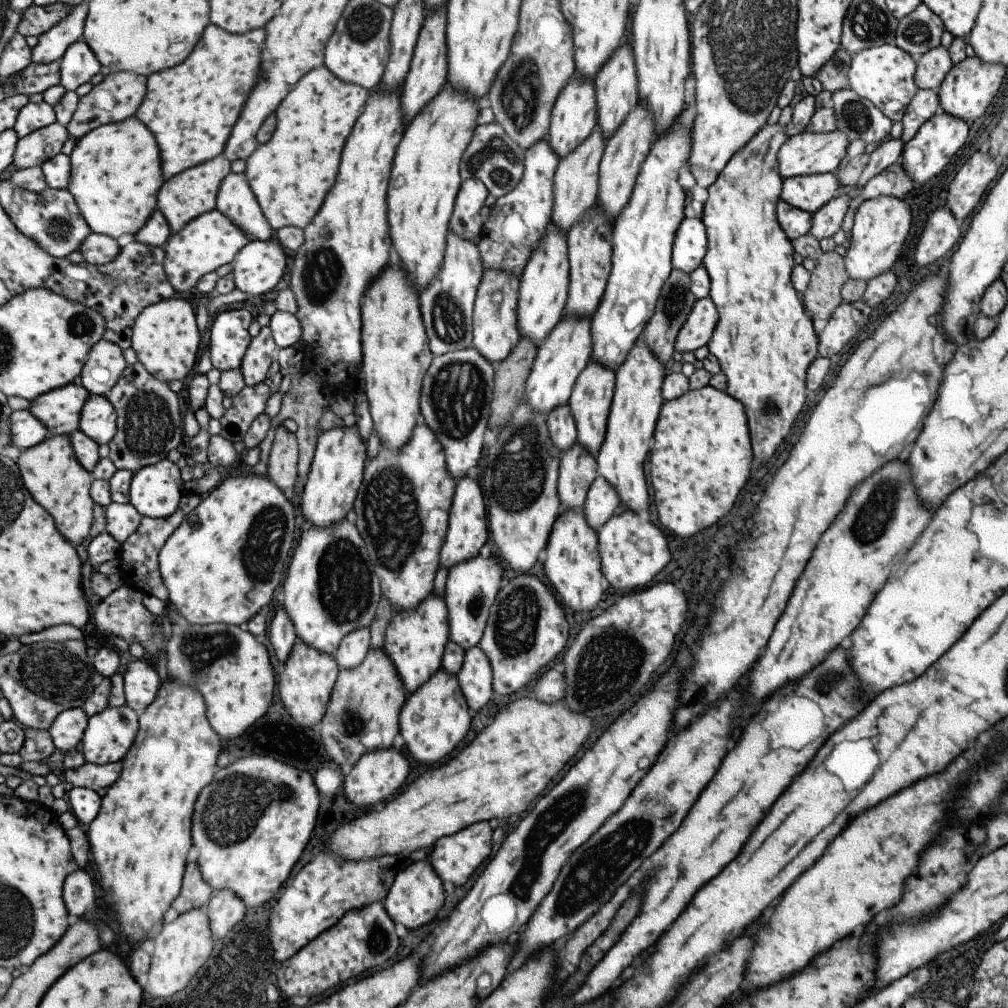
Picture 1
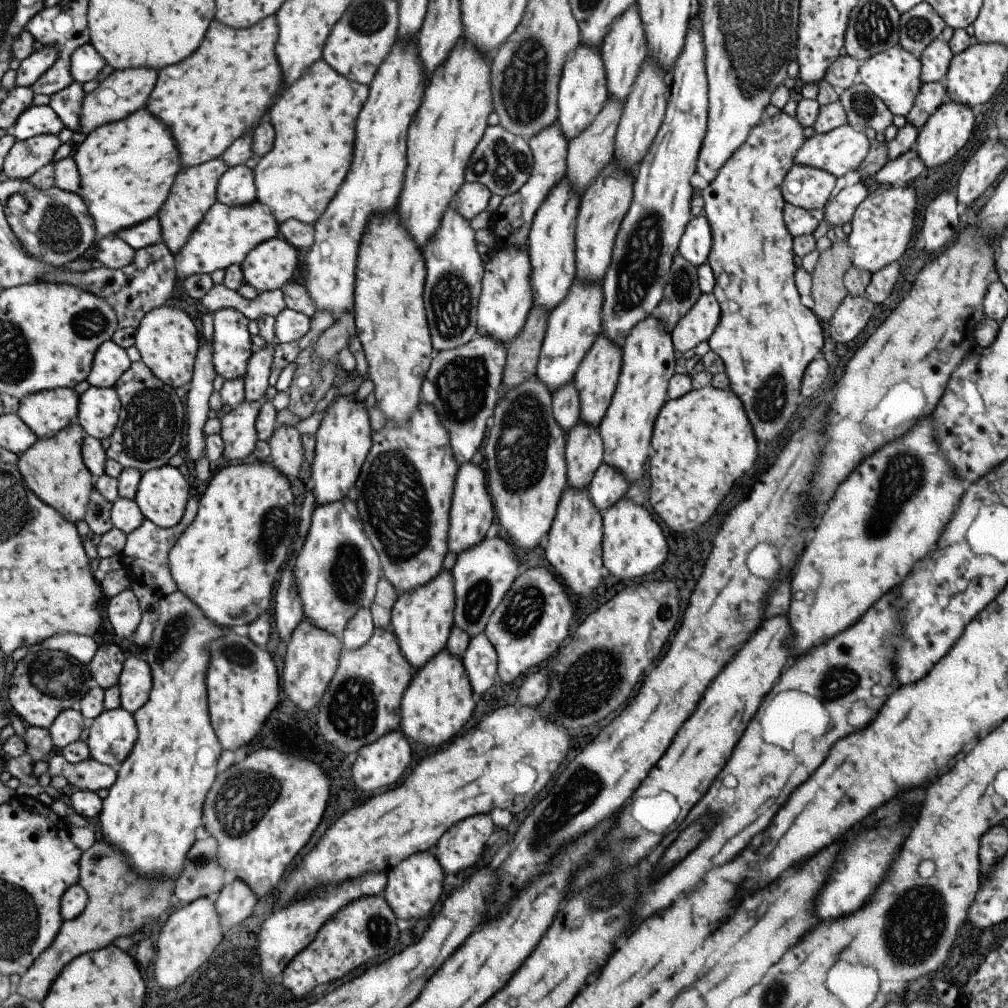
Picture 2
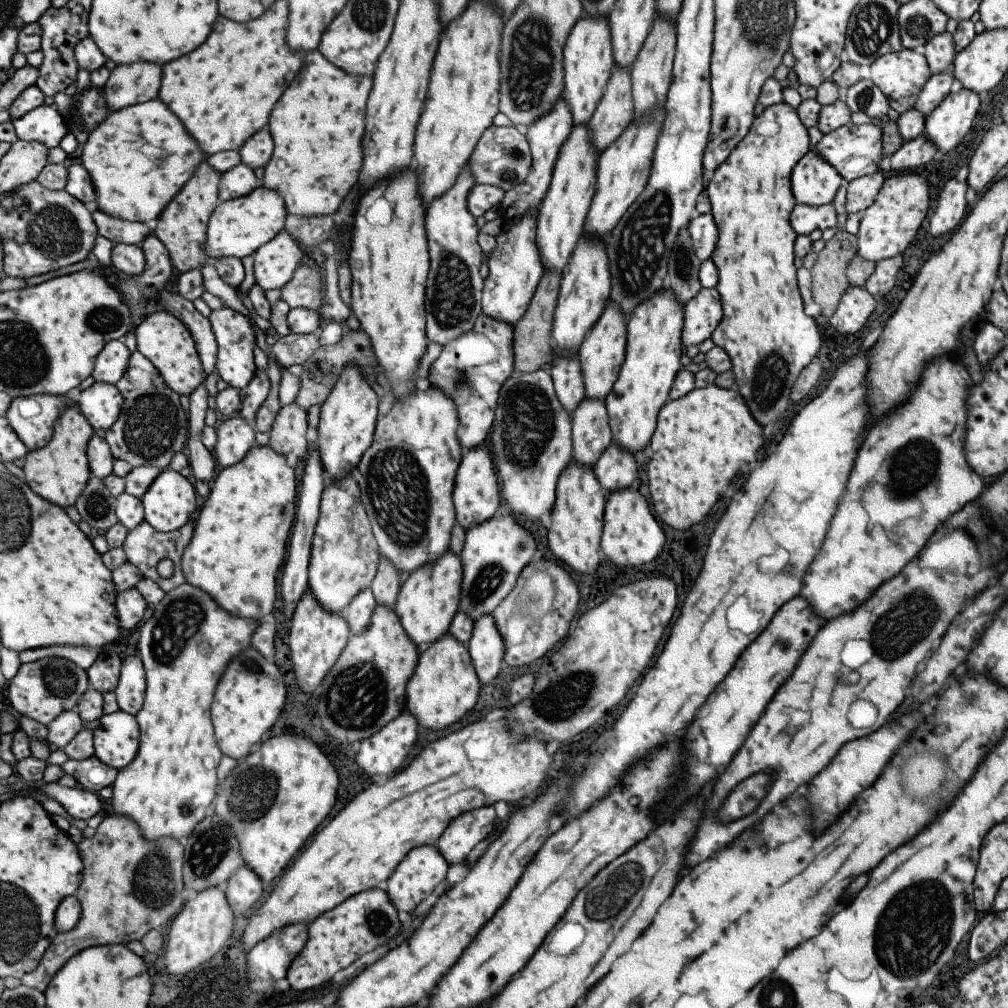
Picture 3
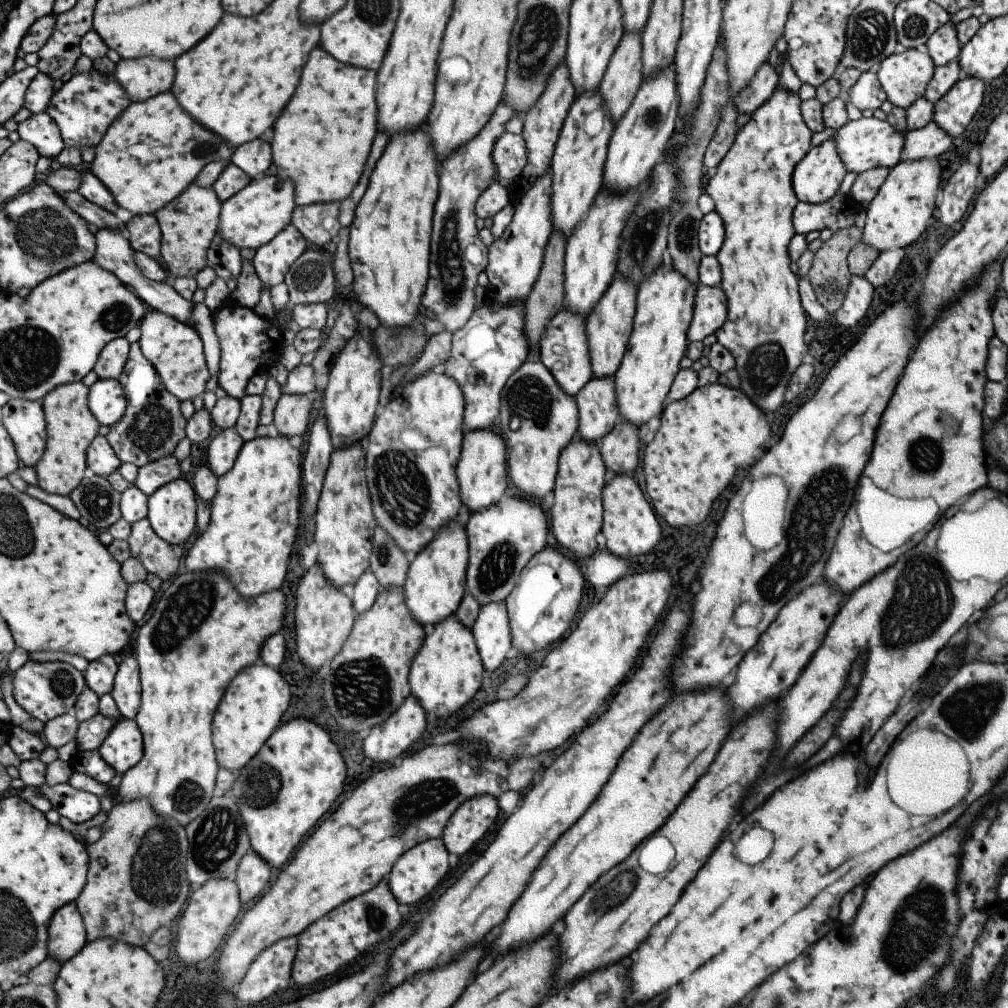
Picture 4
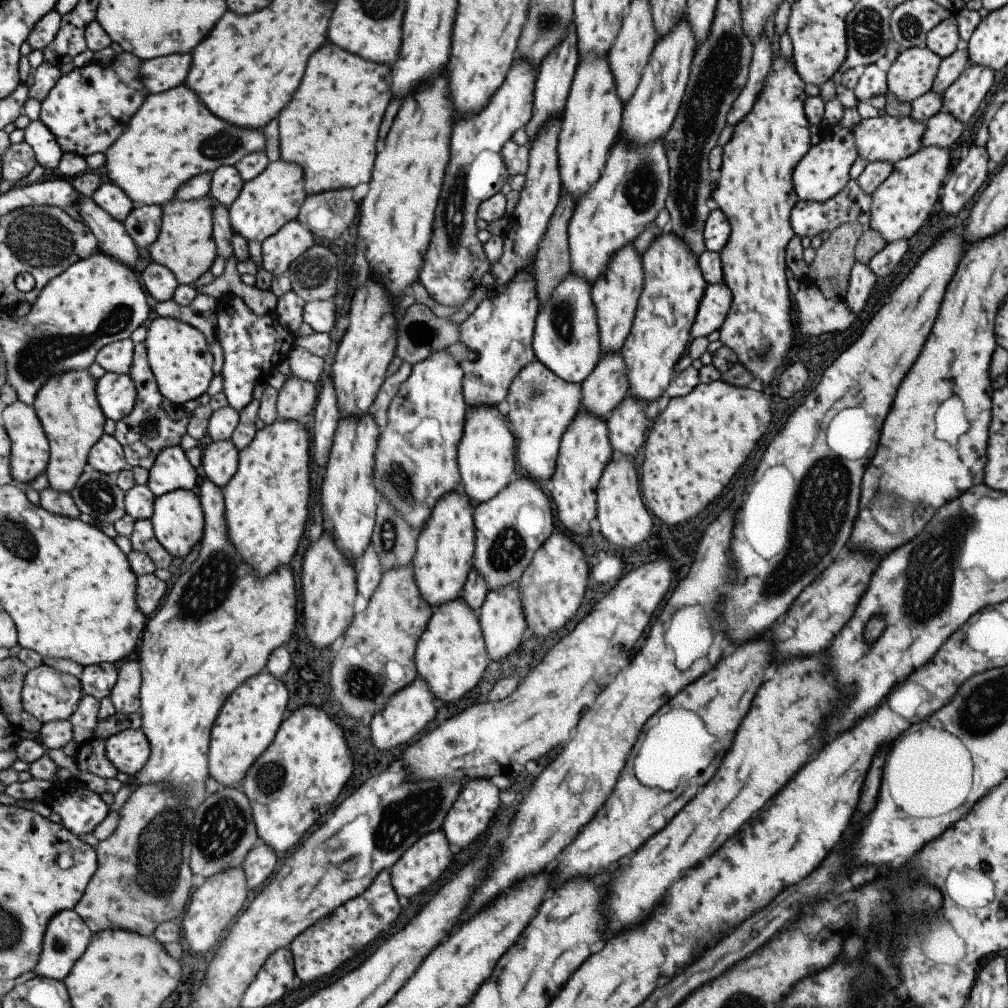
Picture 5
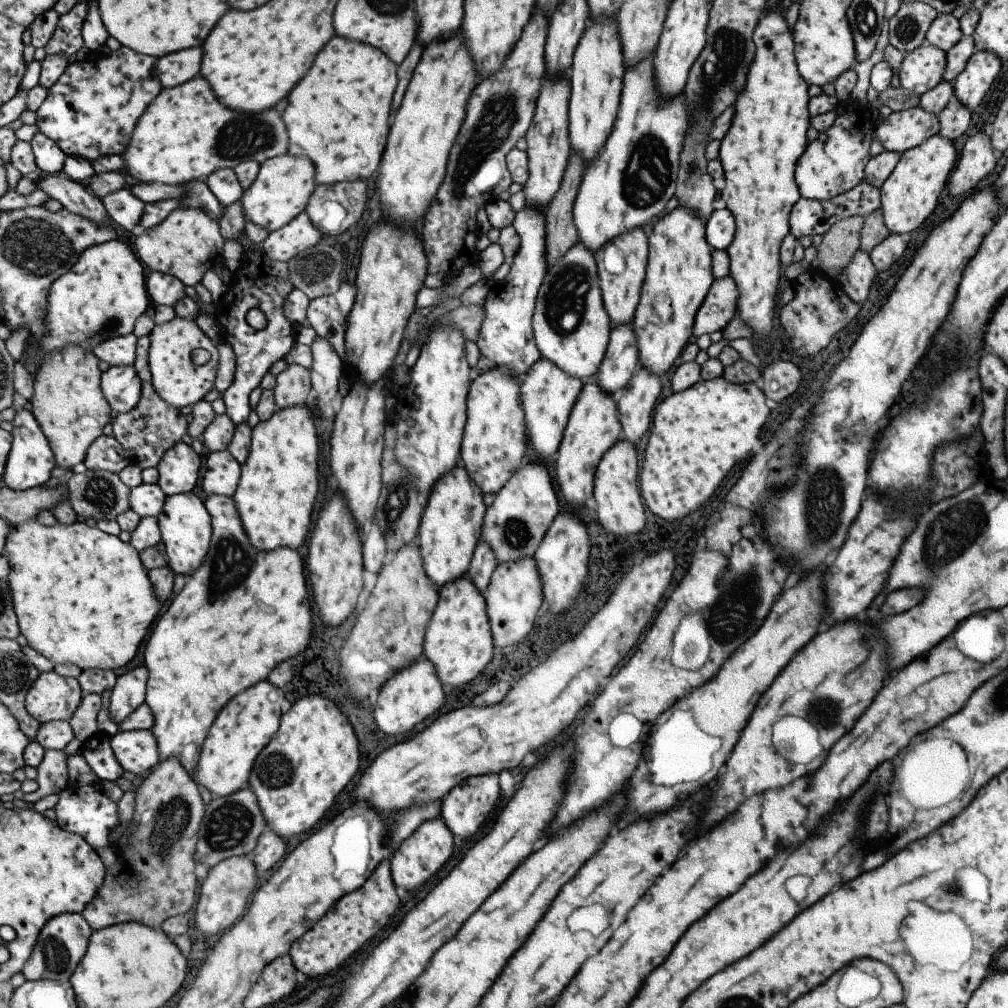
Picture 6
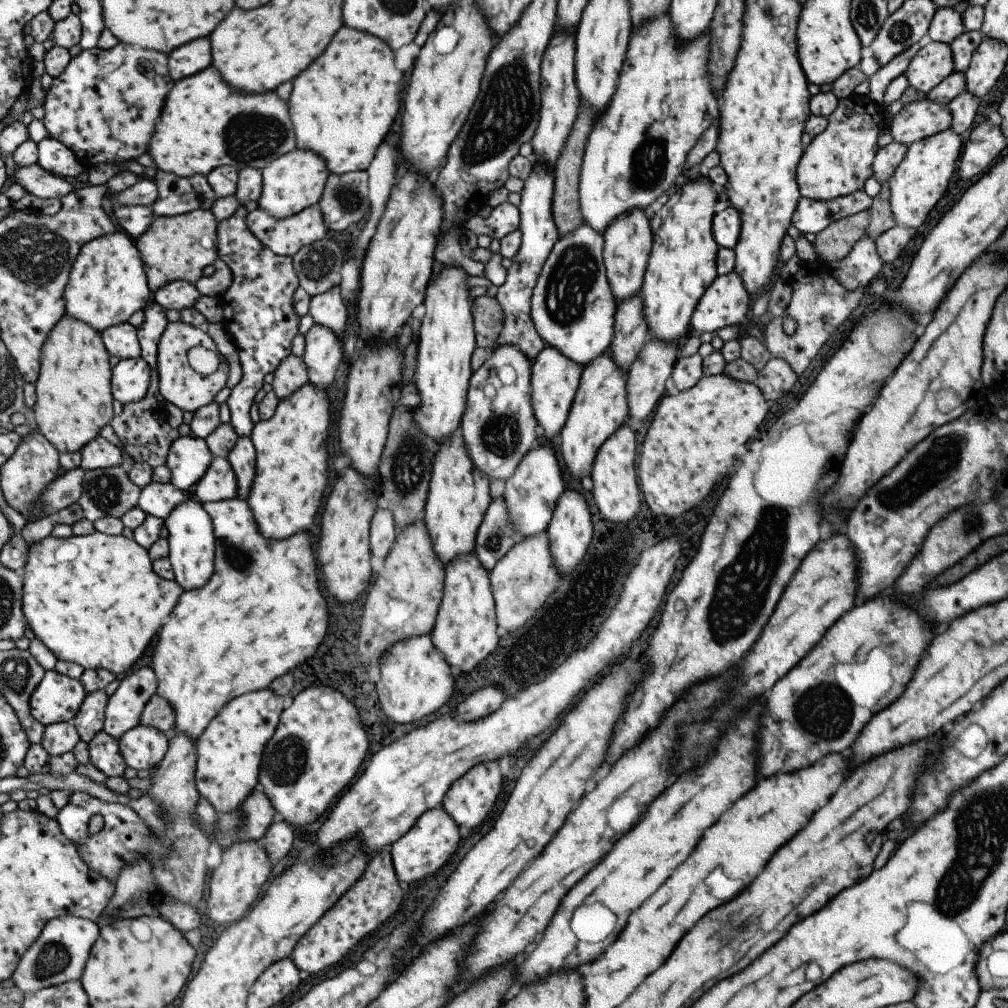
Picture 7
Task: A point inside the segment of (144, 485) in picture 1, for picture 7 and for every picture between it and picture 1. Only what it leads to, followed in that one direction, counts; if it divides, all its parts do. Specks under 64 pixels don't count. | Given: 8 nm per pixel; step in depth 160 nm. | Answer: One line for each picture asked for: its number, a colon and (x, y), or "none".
2: (162, 493)
3: (168, 502)
4: (171, 508)
5: (177, 520)
6: (184, 524)
7: (190, 537)

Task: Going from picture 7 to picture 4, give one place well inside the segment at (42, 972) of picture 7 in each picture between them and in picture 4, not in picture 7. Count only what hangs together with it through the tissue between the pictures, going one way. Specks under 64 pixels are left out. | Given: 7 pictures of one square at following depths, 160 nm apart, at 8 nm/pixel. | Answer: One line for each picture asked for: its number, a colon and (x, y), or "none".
4: (68, 936)
5: (67, 936)
6: (63, 942)

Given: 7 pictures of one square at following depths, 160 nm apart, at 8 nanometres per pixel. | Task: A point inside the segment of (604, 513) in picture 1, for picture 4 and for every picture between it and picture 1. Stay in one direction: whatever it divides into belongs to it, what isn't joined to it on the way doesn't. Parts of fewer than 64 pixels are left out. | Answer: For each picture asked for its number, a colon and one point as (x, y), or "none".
2: (607, 486)
3: (615, 469)
4: (618, 448)

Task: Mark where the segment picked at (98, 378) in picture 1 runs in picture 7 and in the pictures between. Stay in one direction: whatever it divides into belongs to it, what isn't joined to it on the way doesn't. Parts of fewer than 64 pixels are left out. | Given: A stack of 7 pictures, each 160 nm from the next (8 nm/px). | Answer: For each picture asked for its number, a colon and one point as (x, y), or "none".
2: (110, 361)
3: (109, 365)
4: (110, 362)
5: (116, 357)
6: (117, 351)
7: (120, 340)

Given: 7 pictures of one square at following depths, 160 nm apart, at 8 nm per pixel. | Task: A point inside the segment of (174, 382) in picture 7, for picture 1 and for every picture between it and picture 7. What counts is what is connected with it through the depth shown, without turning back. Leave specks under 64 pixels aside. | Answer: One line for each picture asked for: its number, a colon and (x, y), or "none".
1: (164, 337)
2: (167, 340)
3: (163, 339)
4: (174, 349)
5: (177, 354)
6: (180, 383)

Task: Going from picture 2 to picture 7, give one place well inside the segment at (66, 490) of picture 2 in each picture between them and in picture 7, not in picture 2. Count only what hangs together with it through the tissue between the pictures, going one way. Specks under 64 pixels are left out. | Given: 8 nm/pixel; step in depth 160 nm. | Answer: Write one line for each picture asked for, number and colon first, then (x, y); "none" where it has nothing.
3: (58, 472)
4: (72, 426)
5: (72, 417)
6: (68, 403)
7: (73, 403)

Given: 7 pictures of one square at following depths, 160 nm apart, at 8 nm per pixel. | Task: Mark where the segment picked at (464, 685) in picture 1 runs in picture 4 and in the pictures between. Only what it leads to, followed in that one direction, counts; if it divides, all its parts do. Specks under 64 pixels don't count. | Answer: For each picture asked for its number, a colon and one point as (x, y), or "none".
2: (479, 661)
3: (485, 646)
4: (491, 631)

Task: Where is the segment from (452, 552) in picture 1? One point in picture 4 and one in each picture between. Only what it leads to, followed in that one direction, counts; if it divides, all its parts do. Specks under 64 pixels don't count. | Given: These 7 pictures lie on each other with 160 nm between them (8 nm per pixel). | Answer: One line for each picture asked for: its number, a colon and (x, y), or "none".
2: (471, 513)
3: (475, 497)
4: (481, 471)

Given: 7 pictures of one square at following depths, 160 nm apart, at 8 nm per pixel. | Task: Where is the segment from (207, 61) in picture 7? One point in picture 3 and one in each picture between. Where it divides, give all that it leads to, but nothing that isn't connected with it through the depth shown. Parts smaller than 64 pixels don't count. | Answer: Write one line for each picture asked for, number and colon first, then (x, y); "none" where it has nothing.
3: (134, 83)
4: (143, 77)
5: (159, 74)
6: (175, 68)

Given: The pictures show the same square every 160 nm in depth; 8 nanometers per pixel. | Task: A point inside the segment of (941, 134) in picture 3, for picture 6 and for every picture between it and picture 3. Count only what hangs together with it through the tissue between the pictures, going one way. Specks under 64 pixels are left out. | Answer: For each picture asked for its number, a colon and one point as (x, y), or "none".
4: (953, 111)
5: (960, 99)
6: (969, 86)

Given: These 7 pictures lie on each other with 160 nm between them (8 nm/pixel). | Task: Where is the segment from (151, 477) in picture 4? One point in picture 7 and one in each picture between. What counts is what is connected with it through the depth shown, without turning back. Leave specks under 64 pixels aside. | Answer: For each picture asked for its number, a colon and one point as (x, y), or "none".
5: (171, 470)
6: (178, 468)
7: (188, 457)

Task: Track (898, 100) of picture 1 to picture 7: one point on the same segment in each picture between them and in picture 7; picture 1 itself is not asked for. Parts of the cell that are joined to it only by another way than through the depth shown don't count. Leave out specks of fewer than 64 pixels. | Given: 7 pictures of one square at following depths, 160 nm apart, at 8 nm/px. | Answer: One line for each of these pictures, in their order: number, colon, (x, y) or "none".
2: (893, 76)
3: (899, 75)
4: (903, 77)
5: (911, 74)
6: (920, 70)
7: (933, 62)

